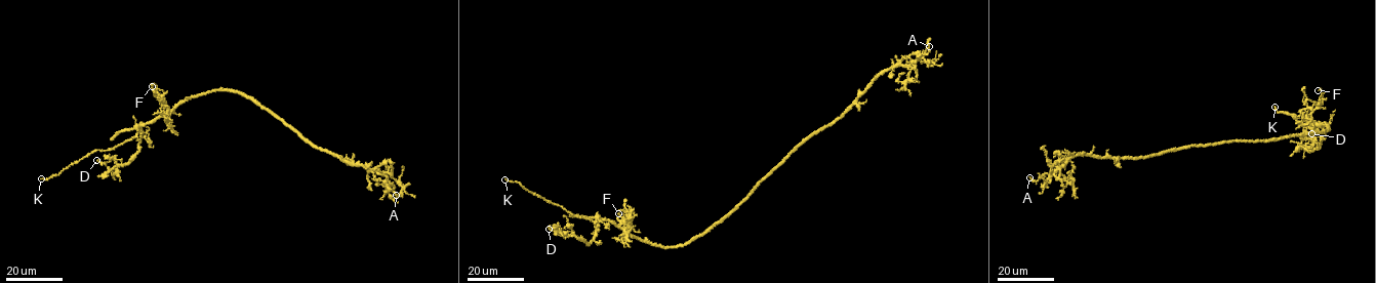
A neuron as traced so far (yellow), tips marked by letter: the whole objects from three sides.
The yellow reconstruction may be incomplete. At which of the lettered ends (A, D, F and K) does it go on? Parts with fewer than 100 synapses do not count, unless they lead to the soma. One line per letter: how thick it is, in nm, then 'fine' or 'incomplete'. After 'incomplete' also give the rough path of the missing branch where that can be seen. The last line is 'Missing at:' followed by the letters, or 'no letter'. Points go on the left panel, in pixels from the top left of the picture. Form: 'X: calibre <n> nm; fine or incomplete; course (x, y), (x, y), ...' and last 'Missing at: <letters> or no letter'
A: calibre 140 nm; fine
D: calibre 90 nm; fine
F: calibre 110 nm; fine
K: calibre 120 nm; incomplete; course (41, 178), (24, 166)
Missing at: K

